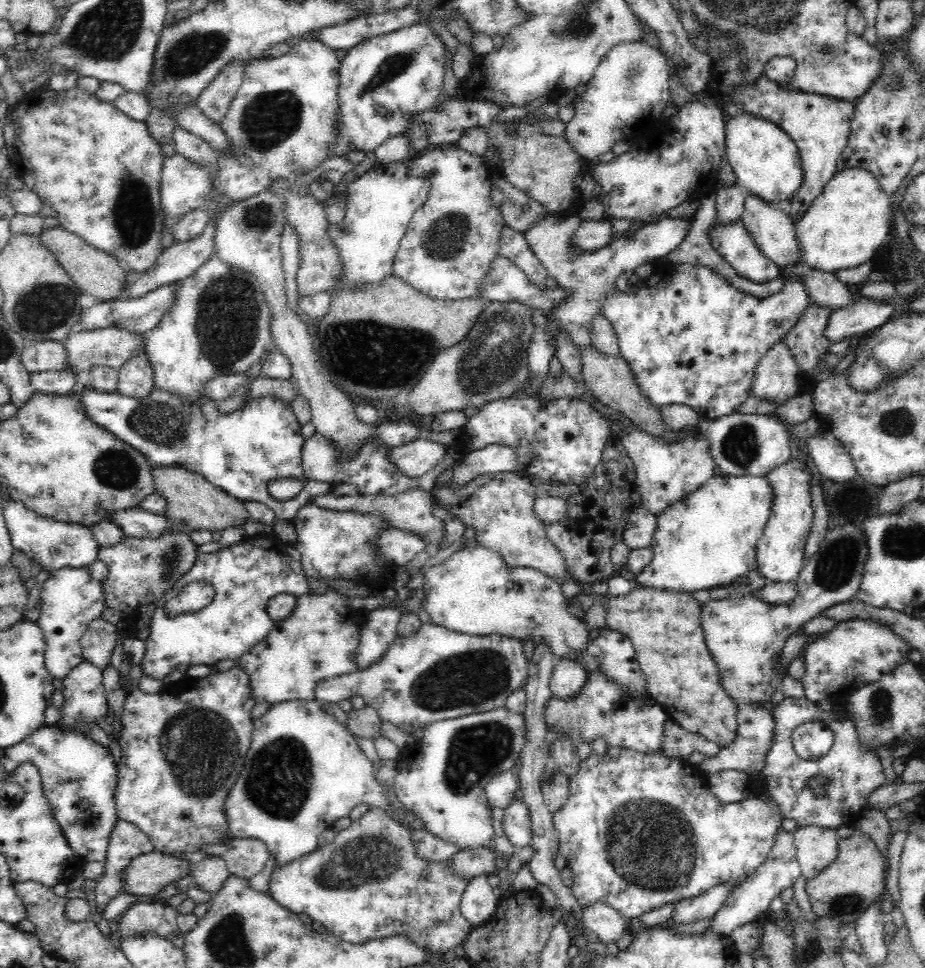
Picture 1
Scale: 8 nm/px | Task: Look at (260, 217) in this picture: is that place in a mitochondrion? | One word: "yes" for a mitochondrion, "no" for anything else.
yes

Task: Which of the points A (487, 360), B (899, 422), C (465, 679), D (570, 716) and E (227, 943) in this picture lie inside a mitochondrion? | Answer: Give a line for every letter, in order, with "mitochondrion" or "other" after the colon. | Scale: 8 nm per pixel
A: mitochondrion
B: mitochondrion
C: mitochondrion
D: mitochondrion
E: mitochondrion

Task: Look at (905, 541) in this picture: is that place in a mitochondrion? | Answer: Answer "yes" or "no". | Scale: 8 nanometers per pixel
yes

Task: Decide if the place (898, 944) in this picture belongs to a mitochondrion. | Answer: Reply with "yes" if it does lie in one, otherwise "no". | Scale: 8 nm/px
no

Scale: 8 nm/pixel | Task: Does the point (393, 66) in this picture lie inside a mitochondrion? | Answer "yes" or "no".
yes

